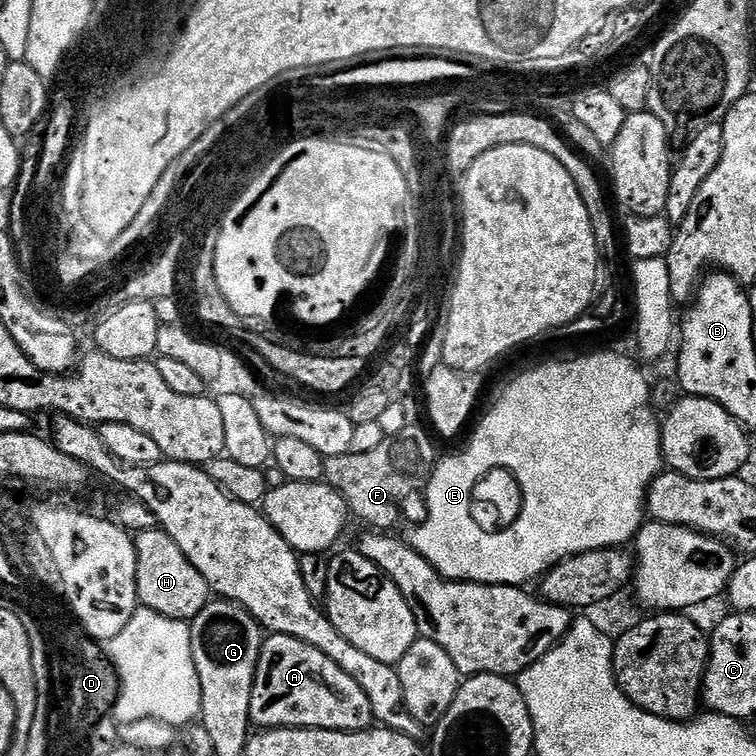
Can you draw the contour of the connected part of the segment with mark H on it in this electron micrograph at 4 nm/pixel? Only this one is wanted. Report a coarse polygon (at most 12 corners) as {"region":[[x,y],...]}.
{"region":[[159,527],[135,533],[138,598],[191,622],[210,589]]}

